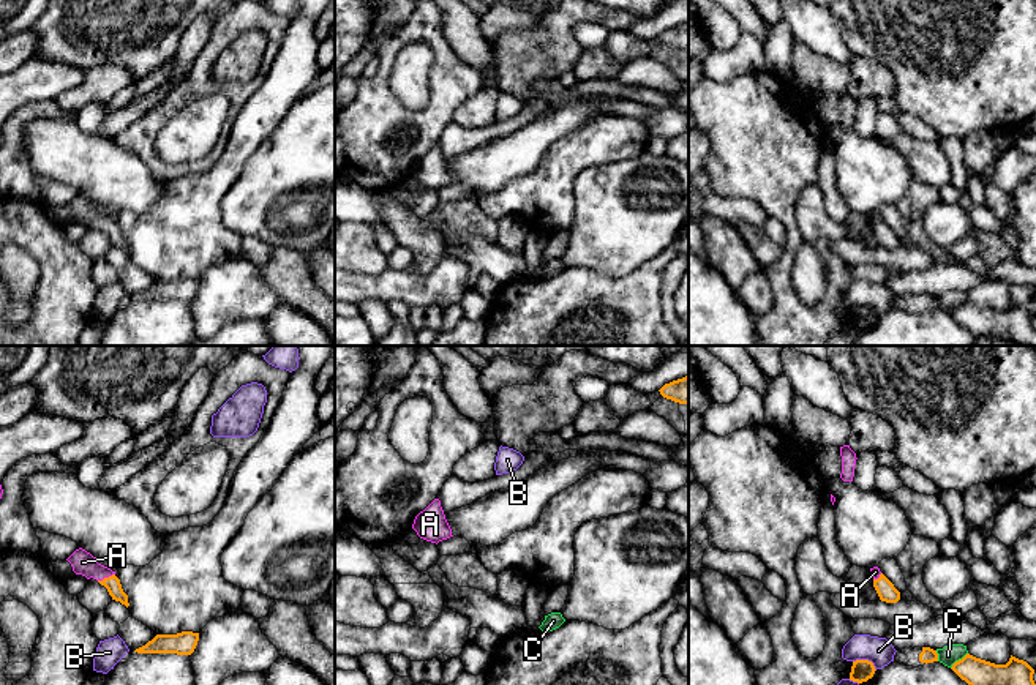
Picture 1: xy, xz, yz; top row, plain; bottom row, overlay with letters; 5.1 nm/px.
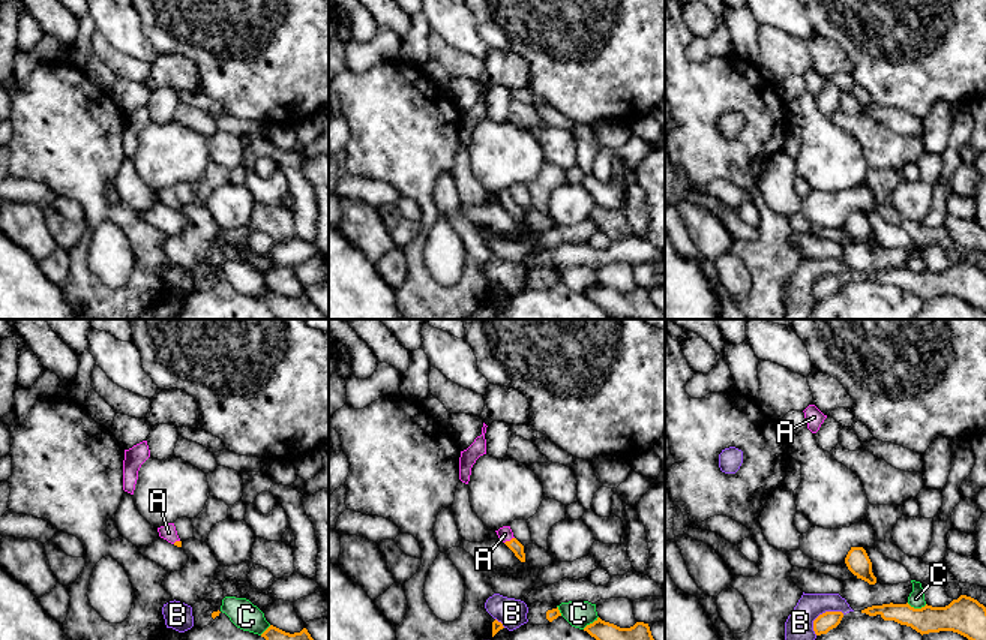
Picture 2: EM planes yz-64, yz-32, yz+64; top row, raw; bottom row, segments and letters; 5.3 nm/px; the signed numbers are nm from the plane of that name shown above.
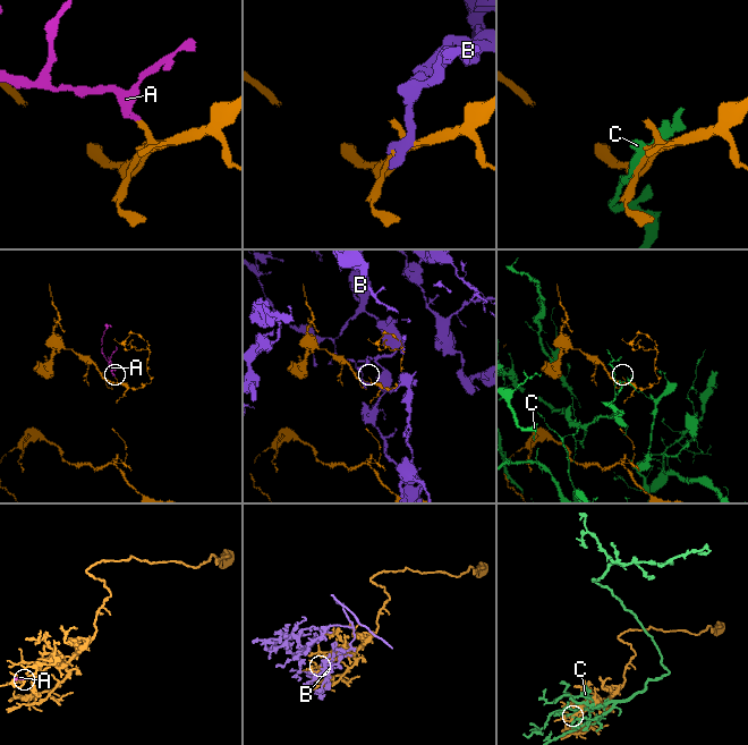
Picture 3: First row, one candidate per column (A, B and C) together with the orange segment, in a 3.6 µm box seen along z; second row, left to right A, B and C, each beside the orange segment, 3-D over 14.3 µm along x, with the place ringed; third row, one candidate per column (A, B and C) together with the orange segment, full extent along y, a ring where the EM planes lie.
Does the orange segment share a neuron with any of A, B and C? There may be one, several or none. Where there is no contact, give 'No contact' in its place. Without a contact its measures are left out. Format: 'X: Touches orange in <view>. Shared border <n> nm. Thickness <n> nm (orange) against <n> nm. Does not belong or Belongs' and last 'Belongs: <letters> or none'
A: Touches orange in xy. Shared border 100 nm. Thickness 80 nm (orange) against 120 nm. Belongs
B: Touches orange in yz. Shared border 130 nm. Thickness 110 nm (orange) against 140 nm. Does not belong
C: Touches orange in yz. Shared border 120 nm. Thickness 150 nm (orange) against 100 nm. Does not belong
Belongs: A

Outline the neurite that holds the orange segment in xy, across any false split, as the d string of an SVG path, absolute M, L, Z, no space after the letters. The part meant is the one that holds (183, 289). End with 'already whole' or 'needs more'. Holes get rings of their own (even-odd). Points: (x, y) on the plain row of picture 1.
M182 278L177 281L156 281L145 292L136 295L137 300L177 300L191 301L197 292L199 279Z; already whole

